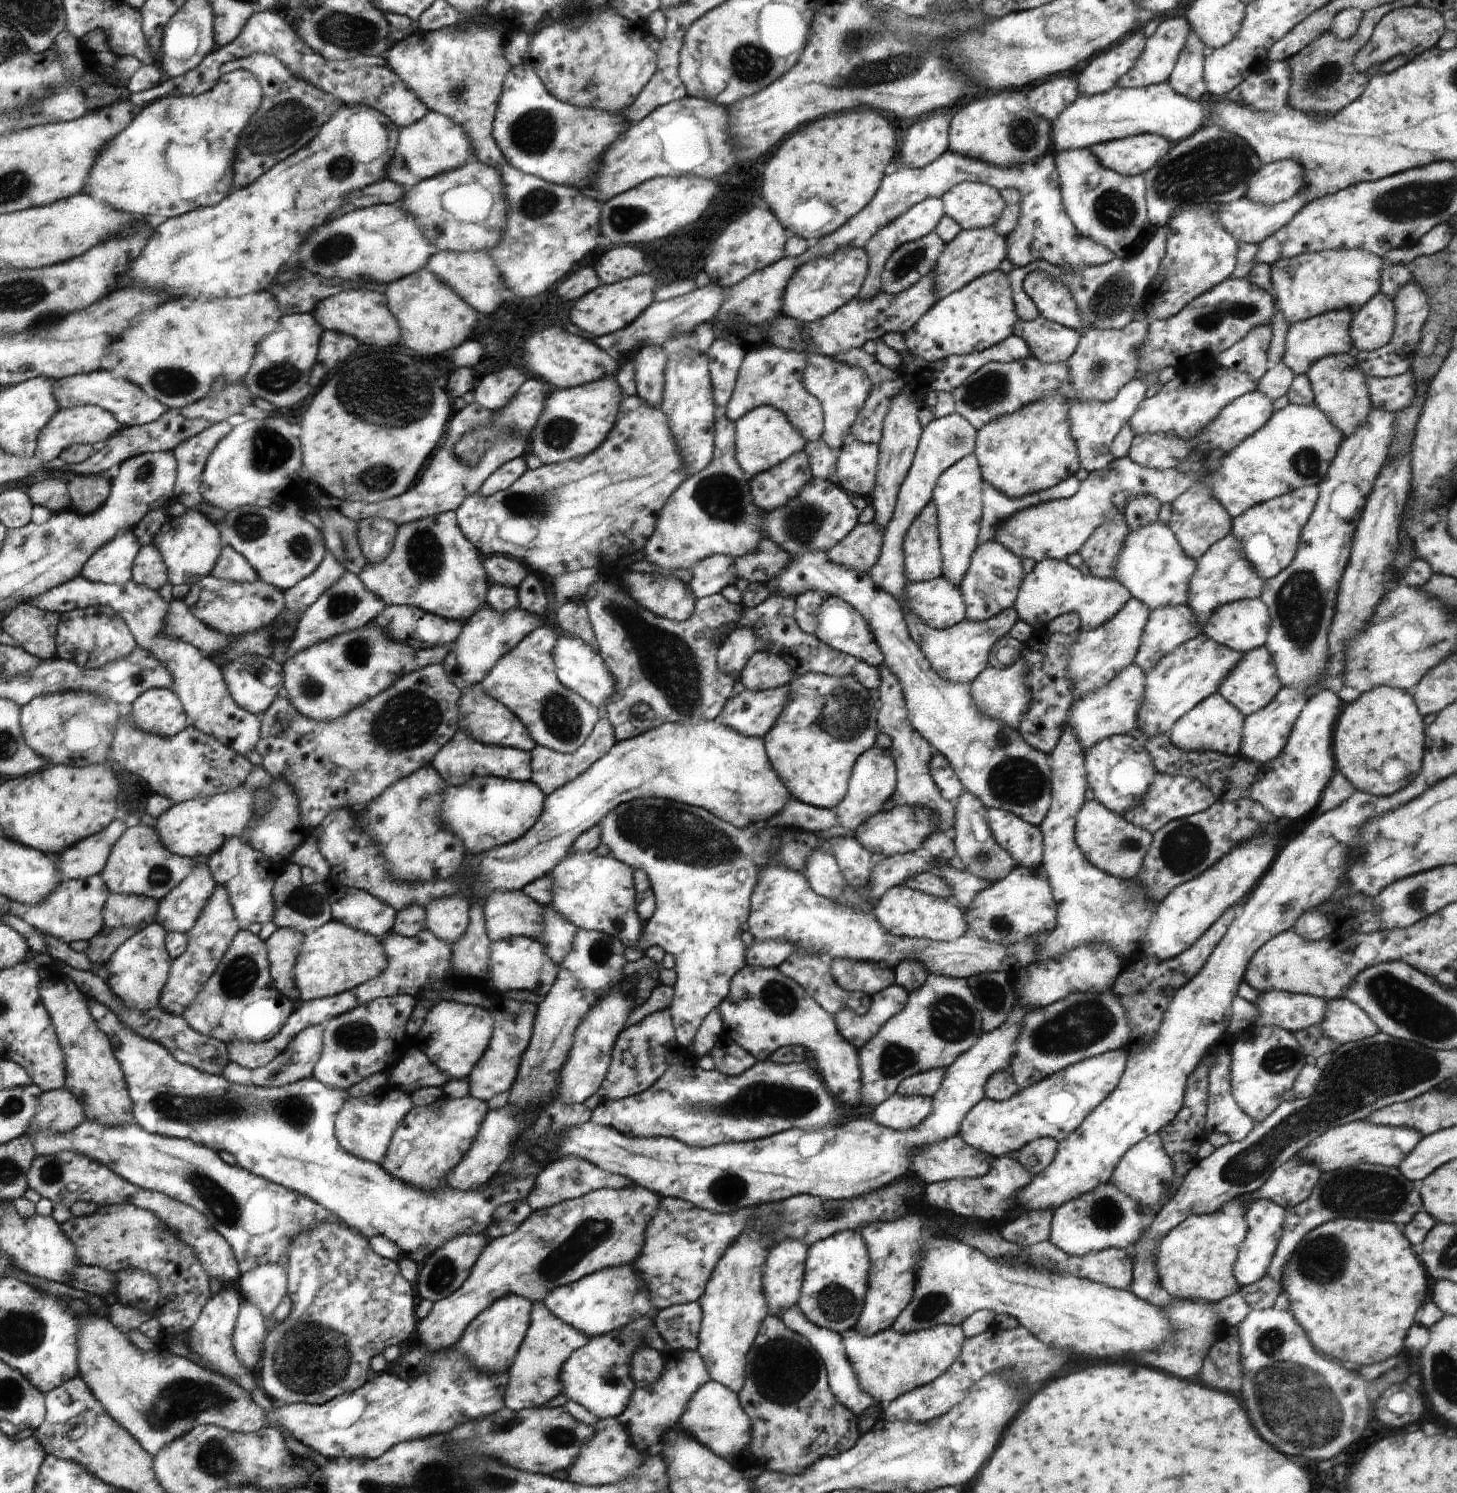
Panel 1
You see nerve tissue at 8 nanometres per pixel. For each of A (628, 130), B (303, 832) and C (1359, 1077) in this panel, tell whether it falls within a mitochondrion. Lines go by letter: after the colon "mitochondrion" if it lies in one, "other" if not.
A: other
B: other
C: mitochondrion

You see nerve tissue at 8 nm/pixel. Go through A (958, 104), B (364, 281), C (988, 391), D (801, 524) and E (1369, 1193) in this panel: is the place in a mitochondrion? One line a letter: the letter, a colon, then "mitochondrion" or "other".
A: other
B: other
C: mitochondrion
D: mitochondrion
E: mitochondrion

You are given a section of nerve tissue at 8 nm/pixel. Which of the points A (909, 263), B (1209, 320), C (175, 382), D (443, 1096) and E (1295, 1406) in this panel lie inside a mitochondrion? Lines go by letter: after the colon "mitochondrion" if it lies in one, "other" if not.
A: mitochondrion
B: mitochondrion
C: mitochondrion
D: other
E: mitochondrion

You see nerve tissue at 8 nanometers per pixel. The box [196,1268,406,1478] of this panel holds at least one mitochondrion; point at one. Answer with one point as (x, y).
(313, 1352)

